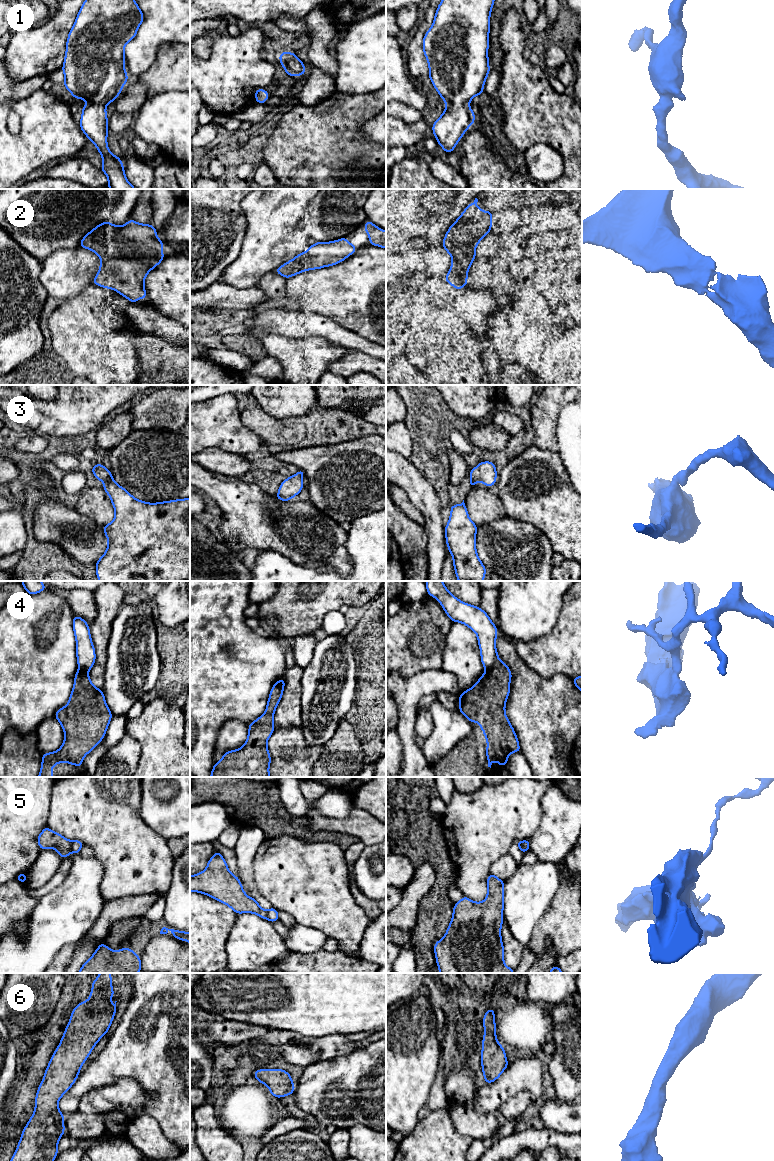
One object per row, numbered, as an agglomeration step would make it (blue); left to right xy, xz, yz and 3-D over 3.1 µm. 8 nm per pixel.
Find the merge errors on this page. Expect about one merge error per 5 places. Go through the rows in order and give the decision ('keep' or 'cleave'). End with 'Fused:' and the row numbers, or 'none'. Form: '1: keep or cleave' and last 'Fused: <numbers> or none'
1: keep
2: keep
3: keep
4: cleave
5: cleave
6: keep
Fused: 4, 5

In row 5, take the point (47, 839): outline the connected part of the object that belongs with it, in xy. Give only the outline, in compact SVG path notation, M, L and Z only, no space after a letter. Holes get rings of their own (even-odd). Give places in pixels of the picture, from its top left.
M45 827L37 837L40 850L52 848L58 852L62 859L68 857L71 853L72 841L64 838L57 832Z

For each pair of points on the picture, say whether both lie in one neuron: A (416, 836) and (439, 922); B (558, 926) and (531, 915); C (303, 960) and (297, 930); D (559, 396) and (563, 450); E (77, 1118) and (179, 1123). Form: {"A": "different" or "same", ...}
{"A": "same", "B": "different", "C": "different", "D": "different", "E": "different"}

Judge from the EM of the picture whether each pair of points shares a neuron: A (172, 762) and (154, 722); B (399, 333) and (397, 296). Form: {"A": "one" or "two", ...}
{"A": "one", "B": "one"}

